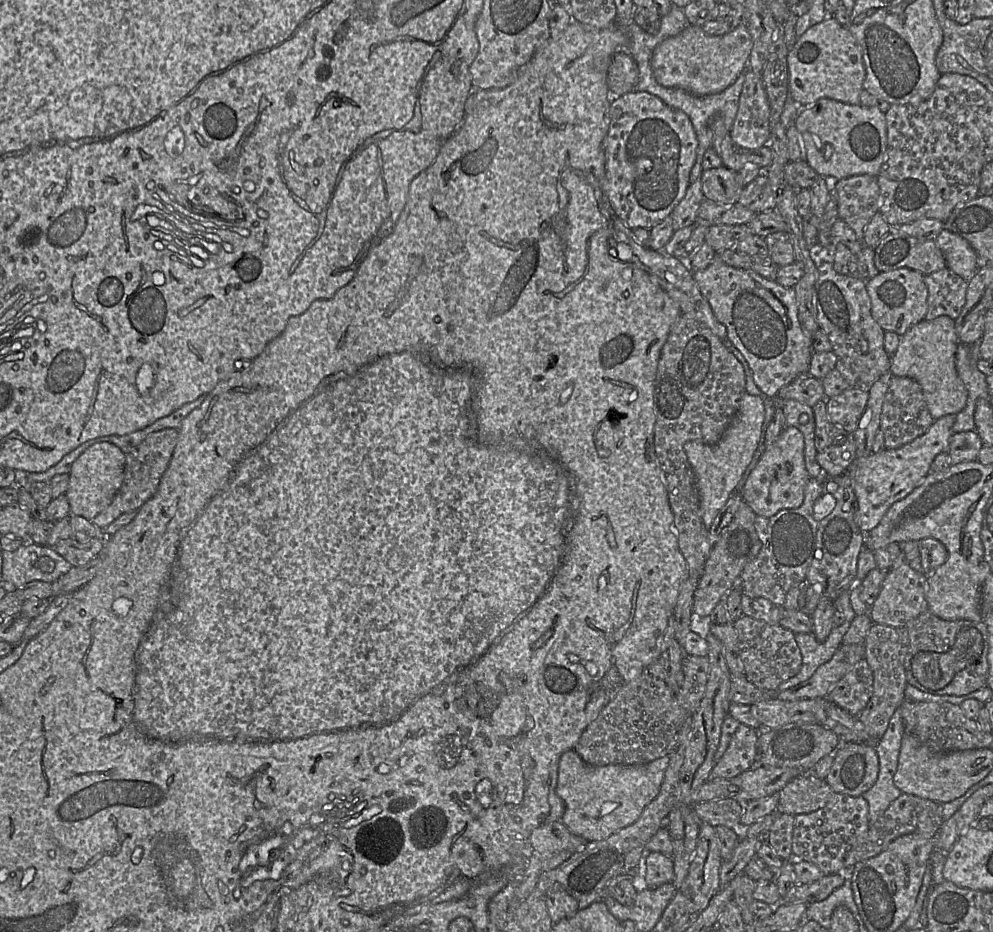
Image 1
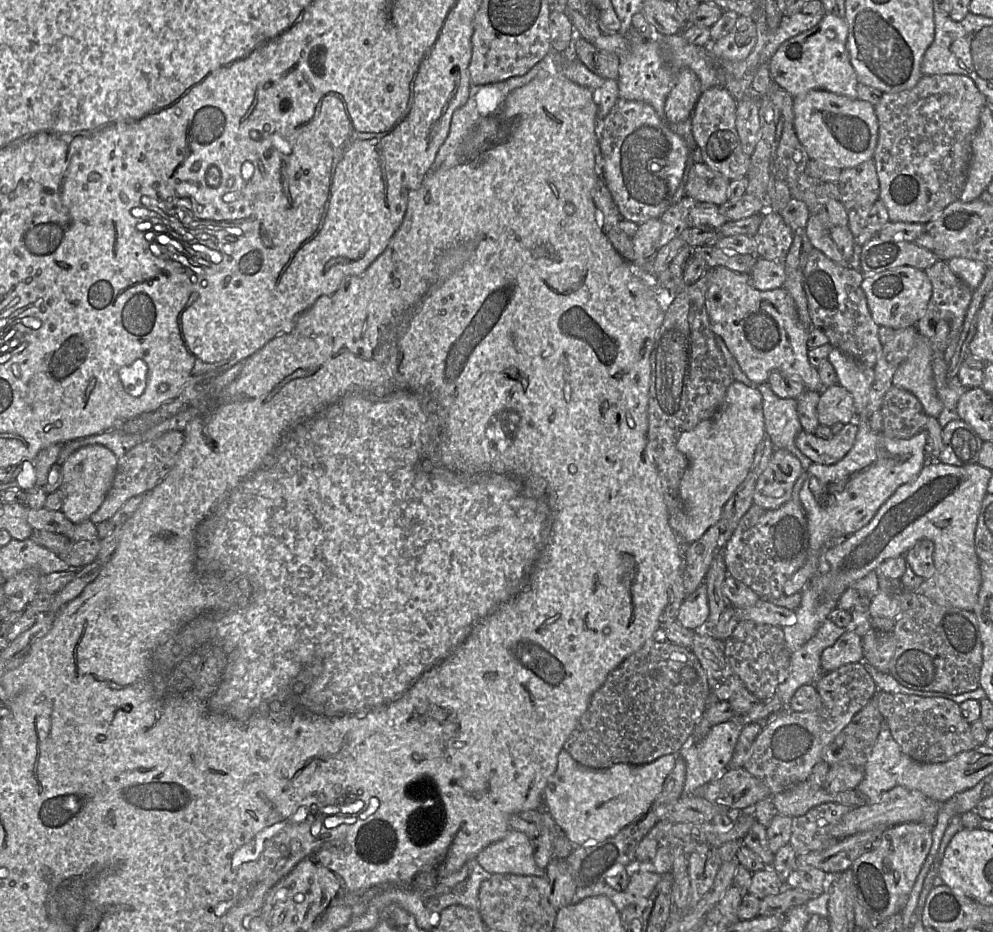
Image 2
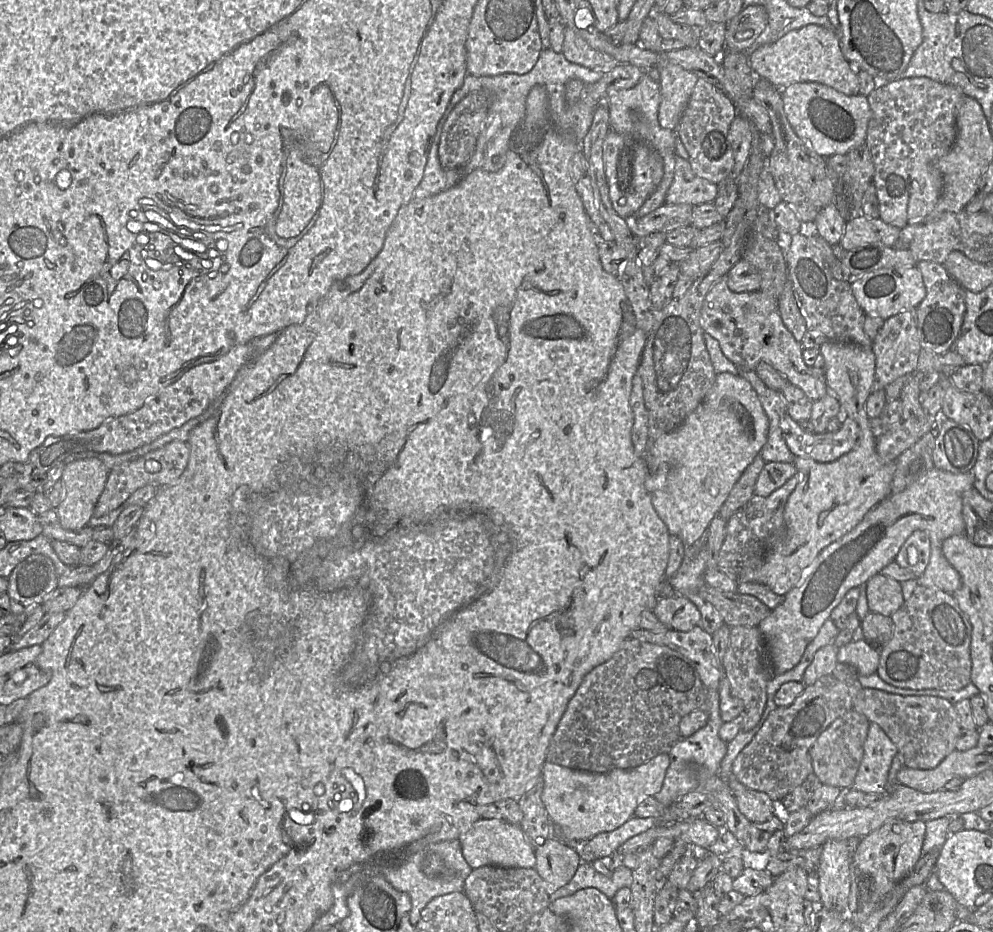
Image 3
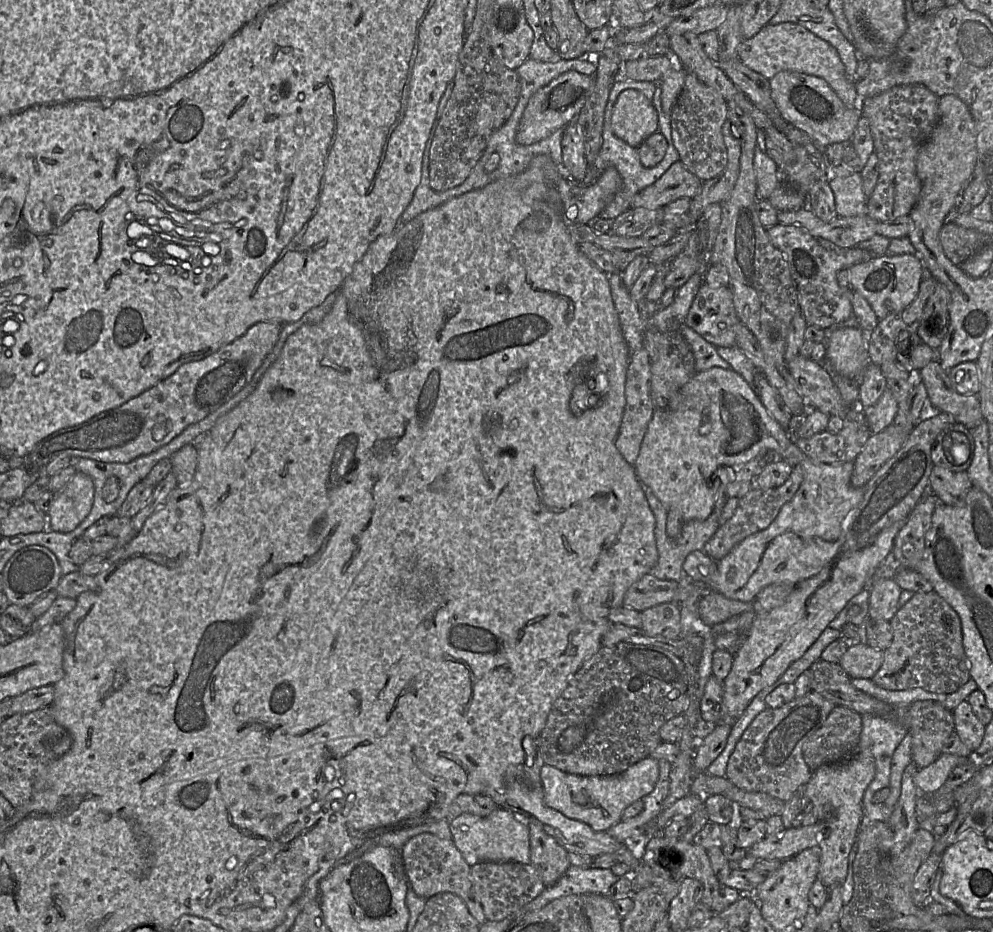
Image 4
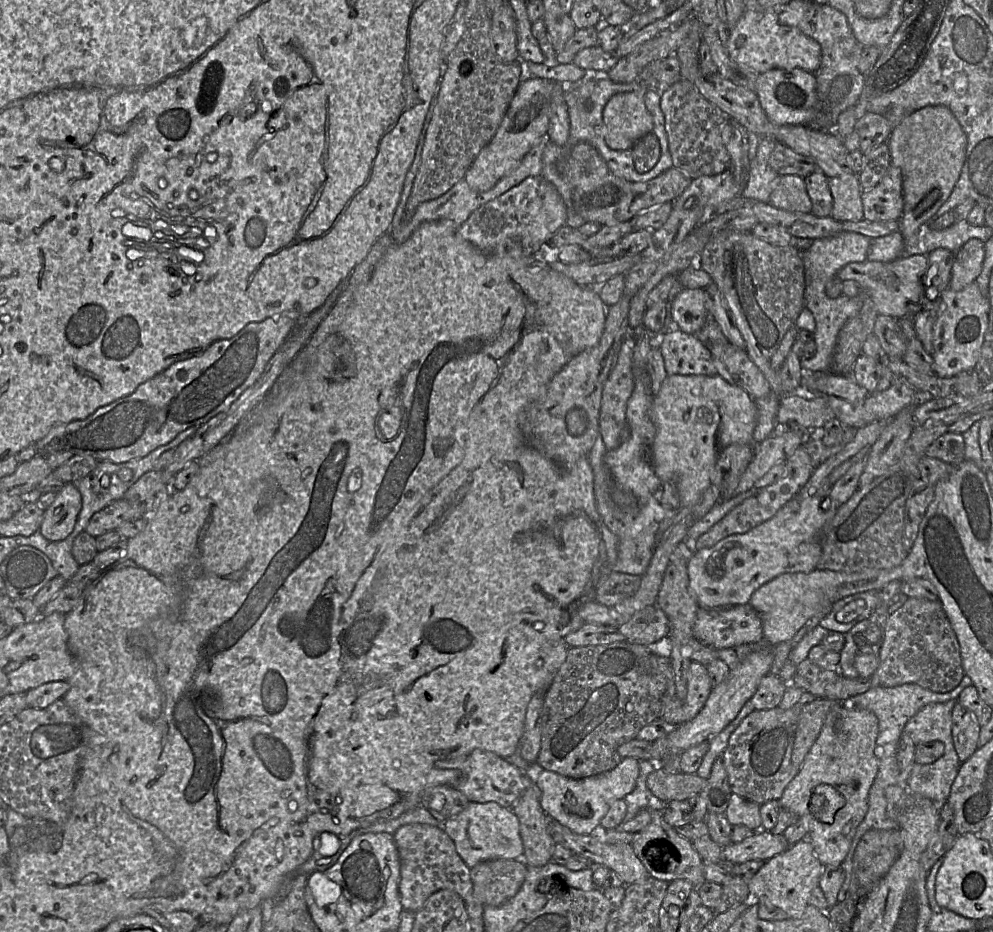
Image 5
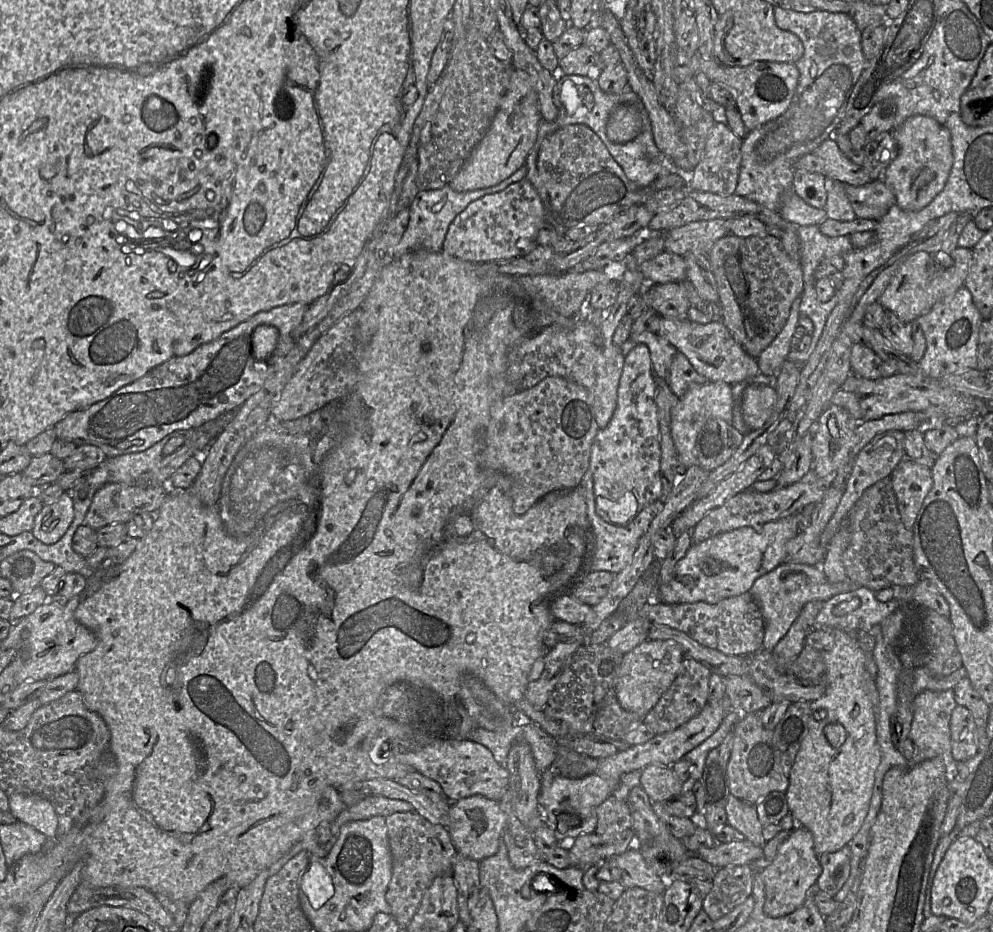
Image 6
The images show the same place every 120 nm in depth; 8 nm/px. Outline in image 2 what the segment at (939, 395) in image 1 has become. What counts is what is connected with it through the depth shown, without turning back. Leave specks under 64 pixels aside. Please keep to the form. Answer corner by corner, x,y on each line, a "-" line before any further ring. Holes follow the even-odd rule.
920,334
906,360
896,370
892,386
914,394
929,417
937,418
943,410
938,397
932,369
933,350
927,339

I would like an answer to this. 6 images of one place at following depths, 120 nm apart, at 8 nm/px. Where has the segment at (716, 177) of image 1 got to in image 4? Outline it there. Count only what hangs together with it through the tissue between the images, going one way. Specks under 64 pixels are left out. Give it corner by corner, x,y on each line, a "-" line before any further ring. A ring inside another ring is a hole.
677,161
673,163
655,183
644,188
633,197
631,201
631,209
644,207
652,210
662,208
680,198
692,199
700,192
702,184
703,181
689,172
682,162

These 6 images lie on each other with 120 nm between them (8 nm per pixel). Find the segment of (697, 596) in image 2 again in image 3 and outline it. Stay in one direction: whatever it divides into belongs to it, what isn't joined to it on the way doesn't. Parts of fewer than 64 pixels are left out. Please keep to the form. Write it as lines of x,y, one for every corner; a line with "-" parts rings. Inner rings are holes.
681,595
659,598
652,612
660,622
674,631
691,630
701,618
695,604

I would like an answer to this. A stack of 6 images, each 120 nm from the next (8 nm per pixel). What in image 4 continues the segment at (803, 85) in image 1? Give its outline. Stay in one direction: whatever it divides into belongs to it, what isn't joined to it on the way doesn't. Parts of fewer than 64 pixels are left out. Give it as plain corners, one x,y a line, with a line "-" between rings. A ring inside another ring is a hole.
797,23
765,25
756,35
742,41
738,49
738,59
743,65
768,80
782,71
799,72
822,78
847,108
858,108
856,82
847,77
844,64
836,49

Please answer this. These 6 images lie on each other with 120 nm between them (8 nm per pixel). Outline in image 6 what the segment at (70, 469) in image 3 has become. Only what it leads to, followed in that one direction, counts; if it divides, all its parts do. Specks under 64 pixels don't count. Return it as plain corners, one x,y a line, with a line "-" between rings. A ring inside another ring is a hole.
64,492
55,502
43,506
31,532
43,544
52,545
64,536
73,519
73,500
69,492

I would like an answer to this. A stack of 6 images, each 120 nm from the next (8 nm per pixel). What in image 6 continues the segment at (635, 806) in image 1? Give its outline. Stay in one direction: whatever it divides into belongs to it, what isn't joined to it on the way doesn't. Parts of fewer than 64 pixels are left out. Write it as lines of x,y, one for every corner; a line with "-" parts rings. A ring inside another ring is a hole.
595,774
579,779
555,775
550,787
540,791
538,796
542,819
559,842
566,838
575,839
592,834
597,825
596,808
612,795
618,784
619,779
603,779

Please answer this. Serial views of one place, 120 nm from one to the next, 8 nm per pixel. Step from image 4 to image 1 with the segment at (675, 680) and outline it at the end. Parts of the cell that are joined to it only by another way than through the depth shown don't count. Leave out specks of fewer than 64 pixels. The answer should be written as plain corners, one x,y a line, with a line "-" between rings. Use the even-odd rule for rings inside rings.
685,655
682,660
683,668
683,684
681,685
679,691
674,693
668,684
668,676
666,670
664,669
662,662
660,660
655,661
651,665
647,666
642,673
623,686
609,701
609,703
601,710
599,715
586,727
583,731
581,737
579,738
577,744
574,746
573,750
582,758
584,762
592,766
605,766
605,765
640,765
650,763
660,757
669,755
673,749
676,747
678,742
678,734
681,730
683,724
686,720
692,720
692,717
698,710
700,703
706,692
706,685
708,681
710,664
706,656
696,656
696,655

